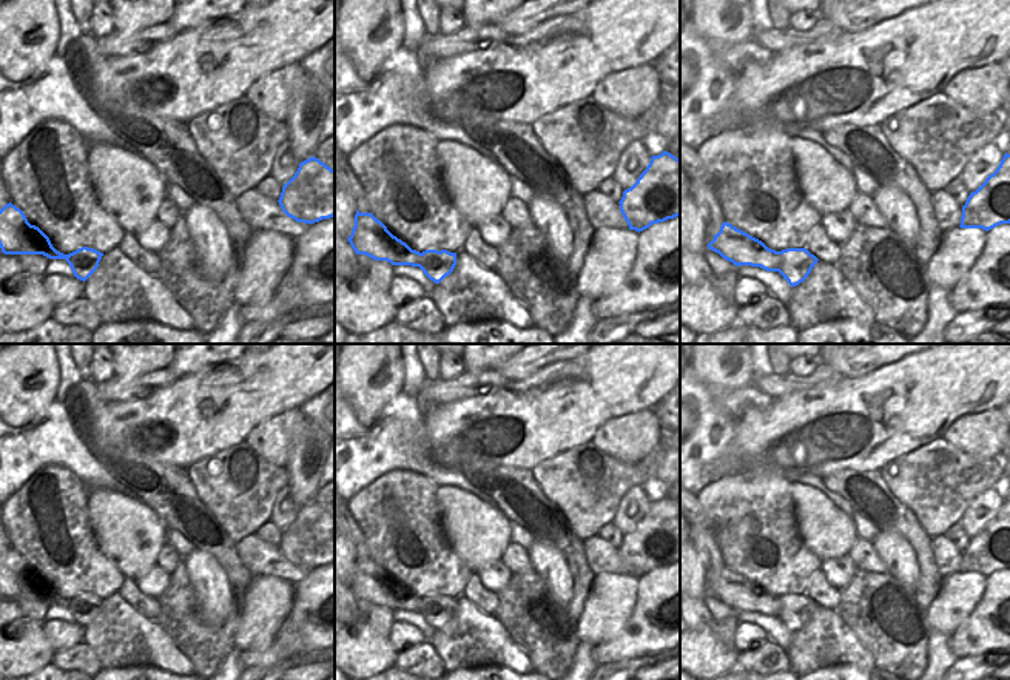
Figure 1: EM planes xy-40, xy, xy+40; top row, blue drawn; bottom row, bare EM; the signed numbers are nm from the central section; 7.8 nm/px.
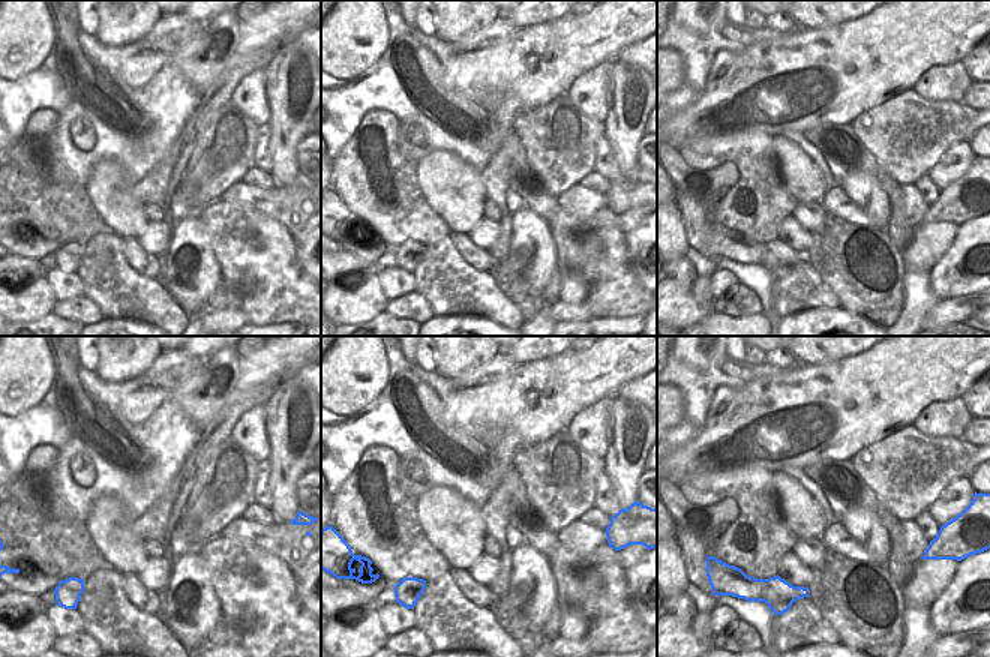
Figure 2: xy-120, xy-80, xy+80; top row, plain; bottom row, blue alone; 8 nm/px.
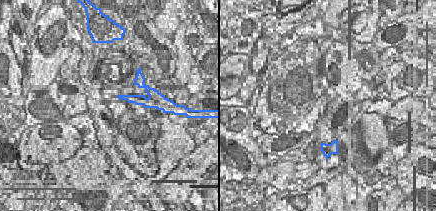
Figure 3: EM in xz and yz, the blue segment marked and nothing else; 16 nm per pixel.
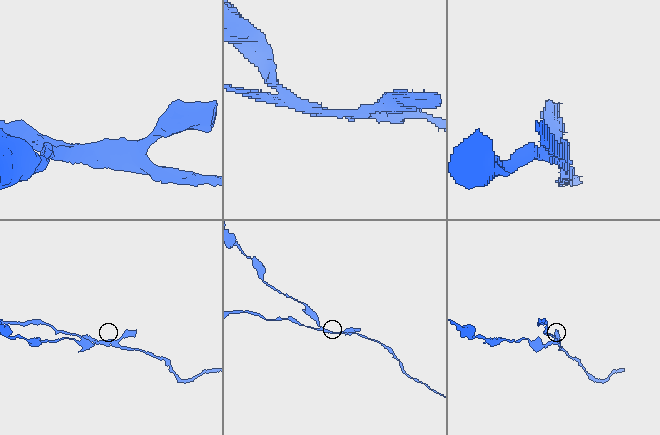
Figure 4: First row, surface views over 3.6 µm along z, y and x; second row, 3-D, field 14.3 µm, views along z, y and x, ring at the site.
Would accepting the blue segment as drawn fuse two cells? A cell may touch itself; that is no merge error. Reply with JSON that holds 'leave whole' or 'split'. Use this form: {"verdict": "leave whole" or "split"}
{"verdict": "split"}

